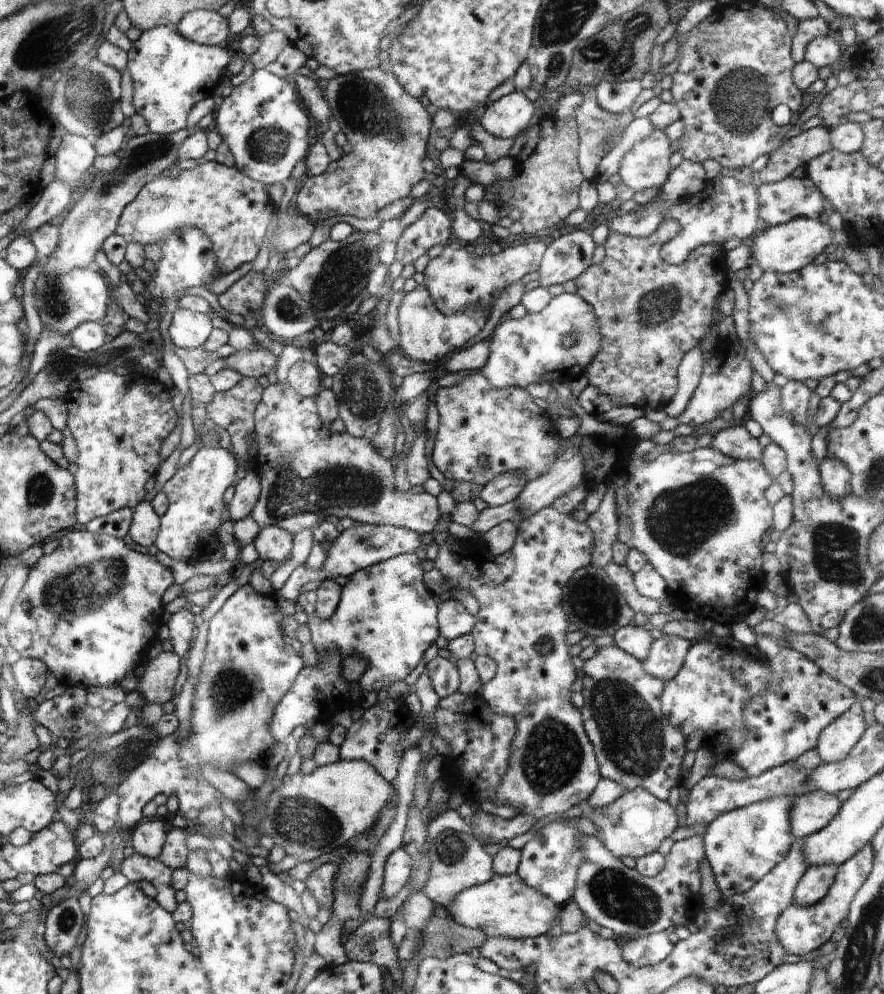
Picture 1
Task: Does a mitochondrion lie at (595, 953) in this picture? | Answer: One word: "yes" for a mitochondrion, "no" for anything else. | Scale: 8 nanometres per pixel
no

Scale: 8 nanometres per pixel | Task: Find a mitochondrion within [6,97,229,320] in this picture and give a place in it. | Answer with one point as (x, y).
(147, 153)

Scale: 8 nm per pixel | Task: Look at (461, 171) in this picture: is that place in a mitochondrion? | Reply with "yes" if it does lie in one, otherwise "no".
no

